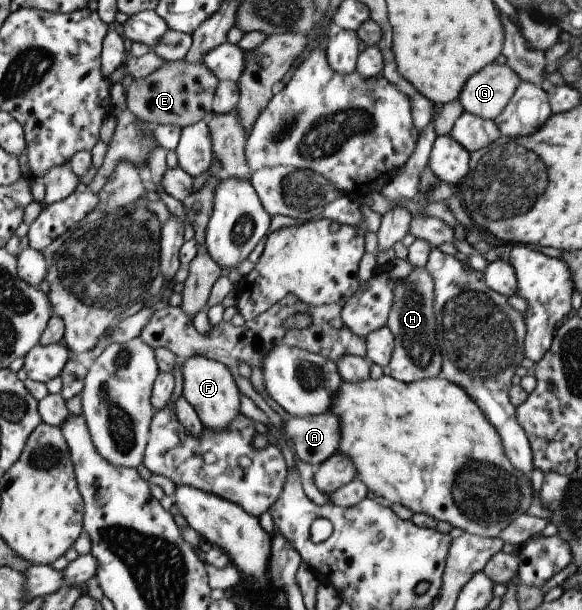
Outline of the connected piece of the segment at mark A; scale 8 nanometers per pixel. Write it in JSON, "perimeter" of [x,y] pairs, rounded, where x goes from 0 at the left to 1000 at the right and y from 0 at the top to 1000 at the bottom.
{"perimeter":[[[560,674],[548,680],[502,684],[491,692],[485,689],[485,693],[512,751],[533,759],[538,767],[581,736],[582,685],[574,677]]]}

